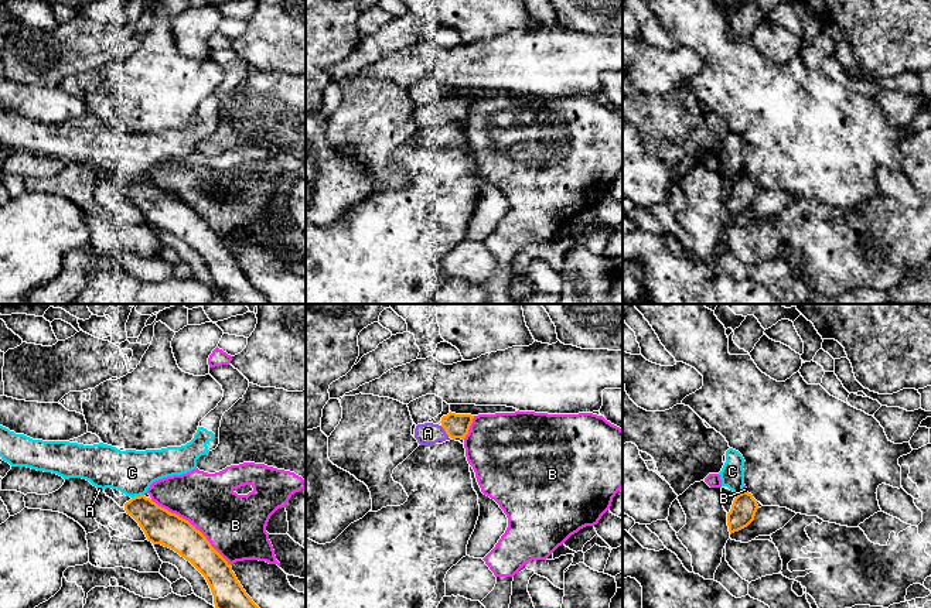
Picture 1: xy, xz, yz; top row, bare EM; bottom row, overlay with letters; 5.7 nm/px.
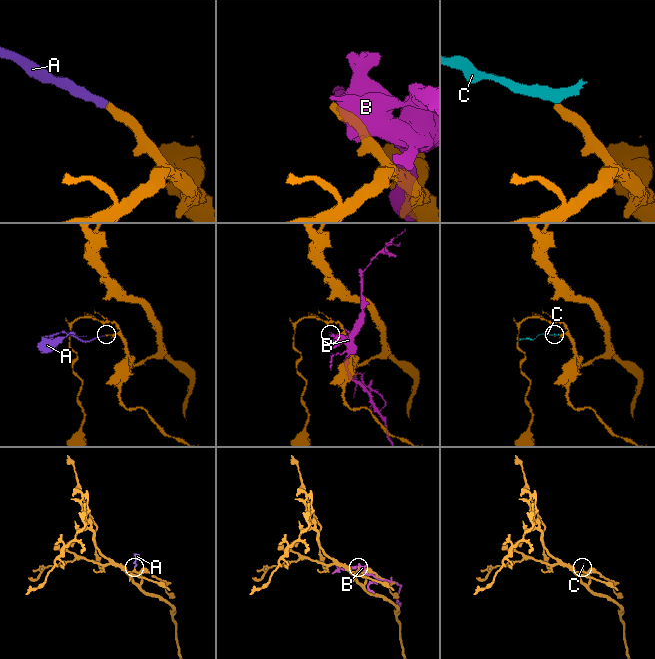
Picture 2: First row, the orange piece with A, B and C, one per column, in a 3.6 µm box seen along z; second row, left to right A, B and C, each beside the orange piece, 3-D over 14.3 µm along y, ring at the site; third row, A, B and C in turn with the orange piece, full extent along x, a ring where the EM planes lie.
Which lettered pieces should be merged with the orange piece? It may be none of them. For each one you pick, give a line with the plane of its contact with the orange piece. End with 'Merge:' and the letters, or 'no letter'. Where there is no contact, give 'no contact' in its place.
A: contact in xz
Merge: A

